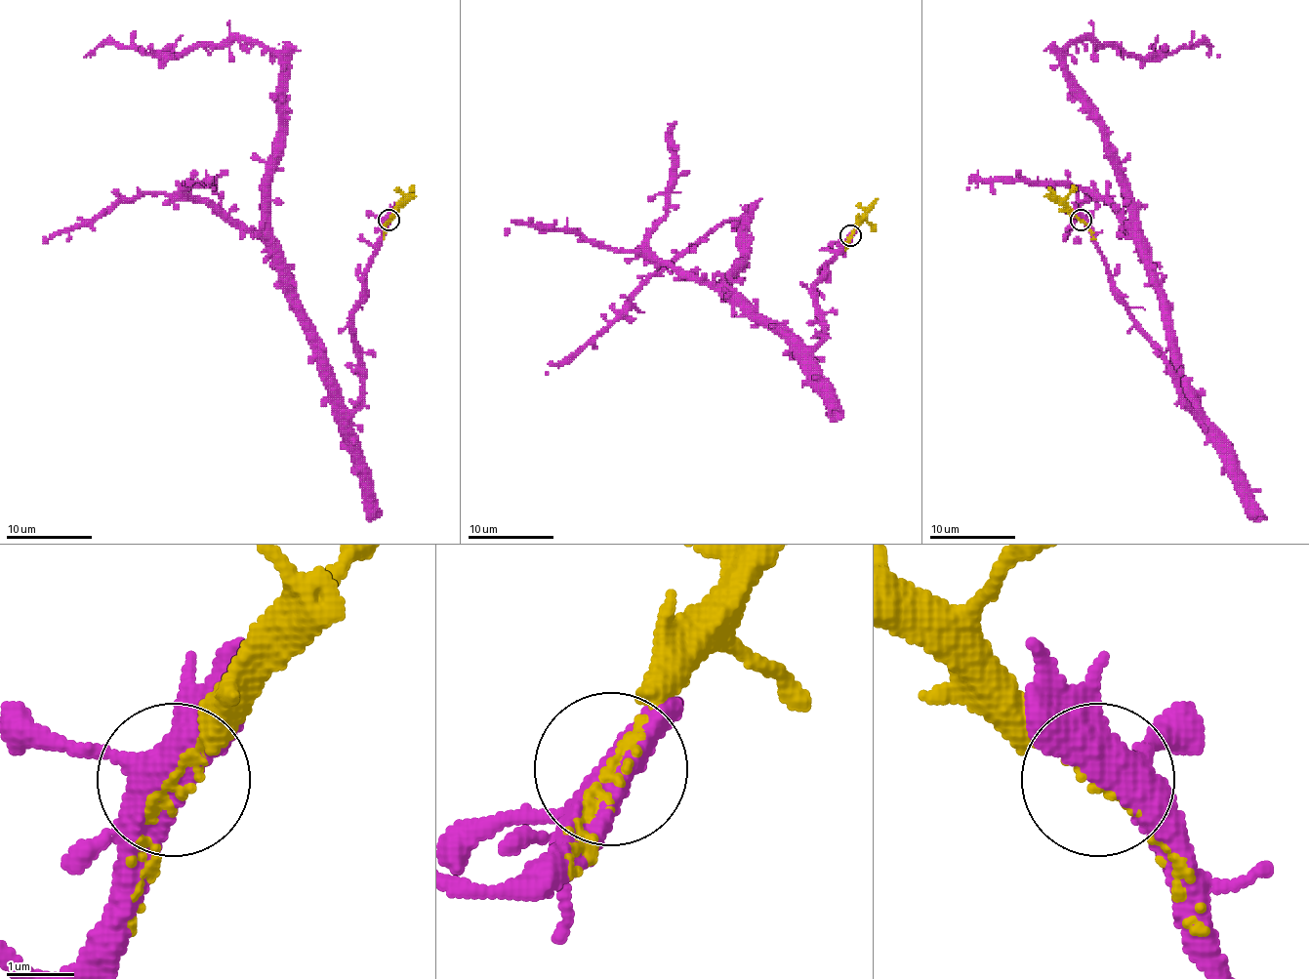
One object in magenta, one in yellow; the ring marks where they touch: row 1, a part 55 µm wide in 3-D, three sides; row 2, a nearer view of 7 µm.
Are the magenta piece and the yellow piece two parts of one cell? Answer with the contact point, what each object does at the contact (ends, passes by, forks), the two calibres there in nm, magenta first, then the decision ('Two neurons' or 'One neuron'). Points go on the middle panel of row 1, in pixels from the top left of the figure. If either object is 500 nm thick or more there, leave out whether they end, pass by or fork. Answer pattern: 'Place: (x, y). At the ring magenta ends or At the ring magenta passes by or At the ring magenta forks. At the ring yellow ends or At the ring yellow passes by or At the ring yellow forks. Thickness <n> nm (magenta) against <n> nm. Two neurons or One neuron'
Place: (850, 235). At the ring magenta forks. At the ring yellow passes by. Thickness 440 nm (magenta) against 110 nm. One neuron

